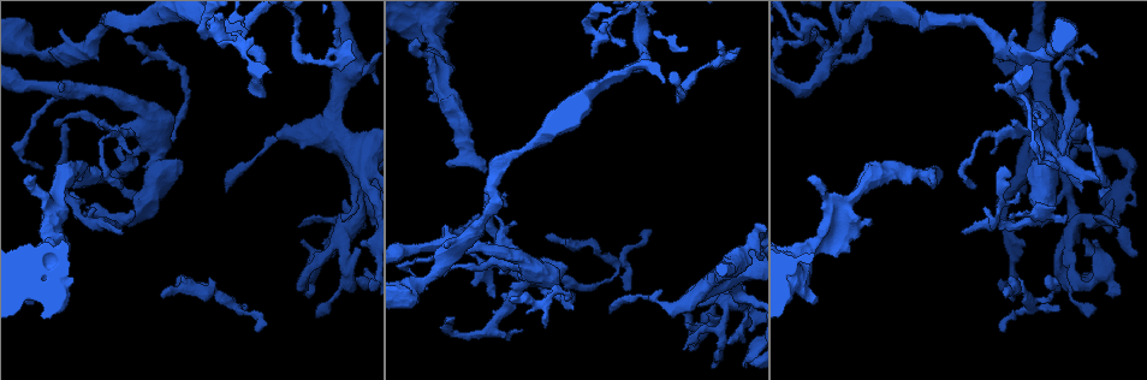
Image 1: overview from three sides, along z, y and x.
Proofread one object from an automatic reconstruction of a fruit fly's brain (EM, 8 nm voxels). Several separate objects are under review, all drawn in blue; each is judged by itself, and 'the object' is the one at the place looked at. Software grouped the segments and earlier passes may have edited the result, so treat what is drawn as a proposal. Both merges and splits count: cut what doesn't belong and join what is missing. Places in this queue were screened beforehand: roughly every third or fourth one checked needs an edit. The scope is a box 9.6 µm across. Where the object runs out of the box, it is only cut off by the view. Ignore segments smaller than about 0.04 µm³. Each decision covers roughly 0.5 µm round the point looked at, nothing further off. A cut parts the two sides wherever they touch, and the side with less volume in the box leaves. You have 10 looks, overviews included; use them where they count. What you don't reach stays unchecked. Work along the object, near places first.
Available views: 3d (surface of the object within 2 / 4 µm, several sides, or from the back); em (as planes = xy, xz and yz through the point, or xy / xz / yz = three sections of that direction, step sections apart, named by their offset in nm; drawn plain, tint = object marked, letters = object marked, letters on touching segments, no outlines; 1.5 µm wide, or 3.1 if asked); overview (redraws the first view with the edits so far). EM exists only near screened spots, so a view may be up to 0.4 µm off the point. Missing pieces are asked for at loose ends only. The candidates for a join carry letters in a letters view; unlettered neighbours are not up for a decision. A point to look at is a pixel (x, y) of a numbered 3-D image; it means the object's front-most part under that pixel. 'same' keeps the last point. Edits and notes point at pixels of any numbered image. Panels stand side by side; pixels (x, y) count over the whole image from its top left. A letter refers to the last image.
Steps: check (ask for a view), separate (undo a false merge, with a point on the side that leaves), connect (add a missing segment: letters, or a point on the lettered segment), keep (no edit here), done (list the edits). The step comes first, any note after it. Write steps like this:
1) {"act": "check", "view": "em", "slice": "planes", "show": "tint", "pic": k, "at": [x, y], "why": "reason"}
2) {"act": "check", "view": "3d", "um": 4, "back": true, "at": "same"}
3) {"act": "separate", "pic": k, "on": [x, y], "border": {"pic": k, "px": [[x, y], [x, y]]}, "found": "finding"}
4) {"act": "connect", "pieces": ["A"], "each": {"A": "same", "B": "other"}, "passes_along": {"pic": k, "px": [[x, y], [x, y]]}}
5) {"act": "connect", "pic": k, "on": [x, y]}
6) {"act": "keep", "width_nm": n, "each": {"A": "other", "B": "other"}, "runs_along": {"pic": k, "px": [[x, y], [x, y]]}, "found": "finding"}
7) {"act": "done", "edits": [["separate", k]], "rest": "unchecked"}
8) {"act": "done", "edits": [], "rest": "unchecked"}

{"act": "check", "view": "3d", "um": 2, "pic": 1, "at": [275, 133], "why": "sharp bend"}

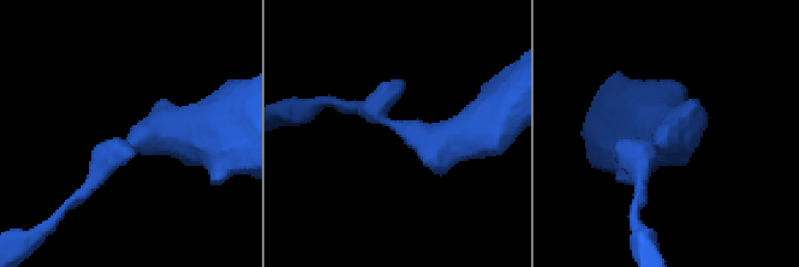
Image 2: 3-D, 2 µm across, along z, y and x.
{"act": "check", "view": "em", "slice": "xy", "step": 4, "show": "letters", "pic": 2, "at": [126, 139], "why": "need the tissue"}

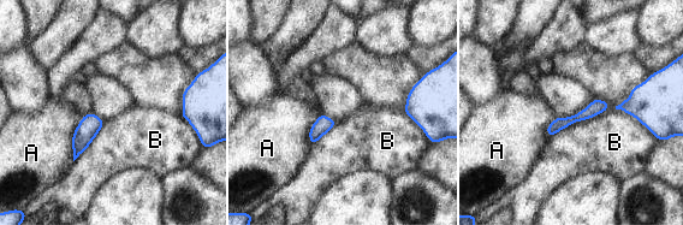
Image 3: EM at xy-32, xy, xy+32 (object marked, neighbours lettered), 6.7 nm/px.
{"act": "keep", "width_nm": 60, "each": {"A": "other", "B": "other"}, "runs_along": {"pic": 3, "px": [[605, 106], [559, 123], [550, 132]]}, "found": "all the same neuron"}

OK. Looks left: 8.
{"act": "check", "view": "em", "slice": "xy", "step": 8, "show": "tint", "pic": 1, "at": [361, 221], "why": "three arms meet"}

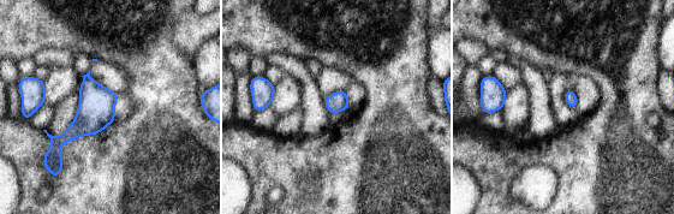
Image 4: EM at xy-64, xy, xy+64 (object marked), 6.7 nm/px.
{"act": "check", "view": "em", "slice": "planes", "show": "letters", "at": "same"}

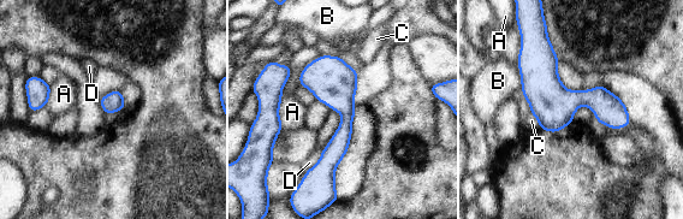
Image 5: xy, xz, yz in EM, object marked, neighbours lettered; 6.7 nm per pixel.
{"act": "keep", "longest_contact_nm": ["A", 220], "each": {"A": "other", "B": "other", "C": "other", "D": "other"}, "runs_along": {"pic": 5, "px": [[322, 58], [345, 106], [331, 178]]}, "found": "continuous, no second neuron"}

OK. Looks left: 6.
{"act": "check", "view": "em", "slice": "yz", "step": 4, "show": "letters", "pic": 1, "at": [1095, 57], "why": "branch stops here"}

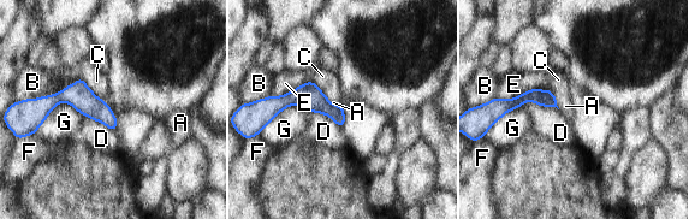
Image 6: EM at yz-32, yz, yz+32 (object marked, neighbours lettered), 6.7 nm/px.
{"act": "check", "view": "em", "slice": "planes", "show": "letters", "at": "same", "why": "another direction"}

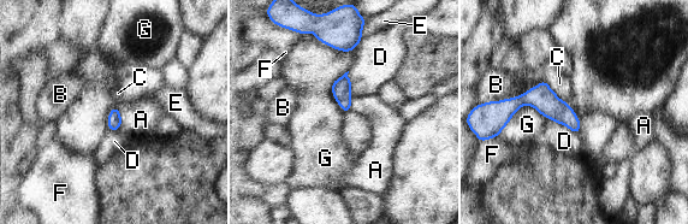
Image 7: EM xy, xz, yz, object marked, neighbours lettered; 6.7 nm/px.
{"act": "keep", "each": {"A": "other", "B": "other", "C": "other", "D": "other", "E": "other", "F": "other", "G": "other"}, "runs_along": {"pic": 7, "px": [[504, 117], [520, 100], [544, 100], [577, 125]]}, "found": "no lettered segment goes on from it"}

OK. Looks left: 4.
{"act": "check", "view": "3d", "um": 2, "pic": 1, "at": [446, 226], "why": "branch stops here"}

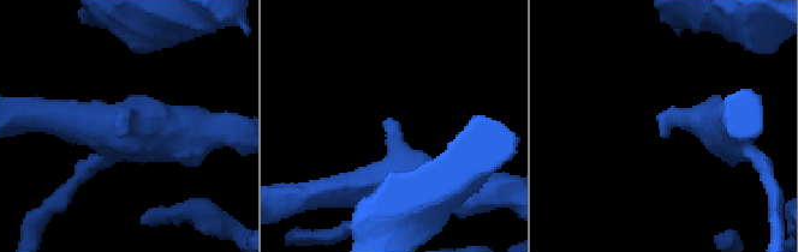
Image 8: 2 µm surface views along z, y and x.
{"act": "check", "view": "em", "slice": "planes", "show": "letters", "pic": 8, "at": [128, 133], "why": "shape alone is not enough"}

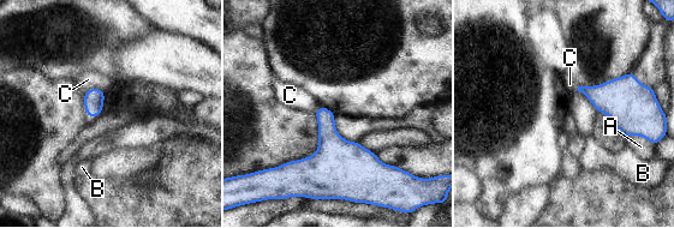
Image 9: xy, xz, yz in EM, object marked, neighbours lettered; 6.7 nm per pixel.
{"act": "keep", "each": {"A": "other", "B": "other", "C": "other"}, "border": {"pic": 9, "px": [[105, 91], [90, 88], [84, 94]]}, "found": "no lettered segment goes on from it"}

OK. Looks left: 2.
{"act": "done", "edits": [], "rest": "unchecked"}

